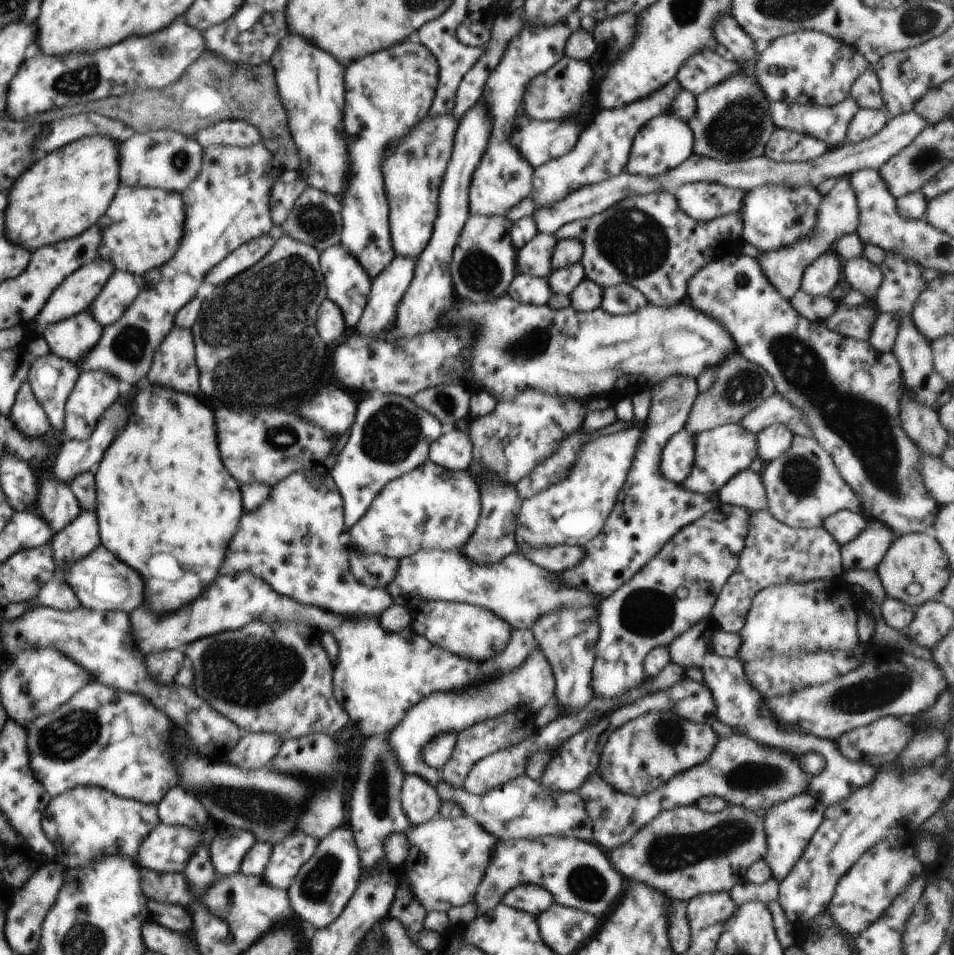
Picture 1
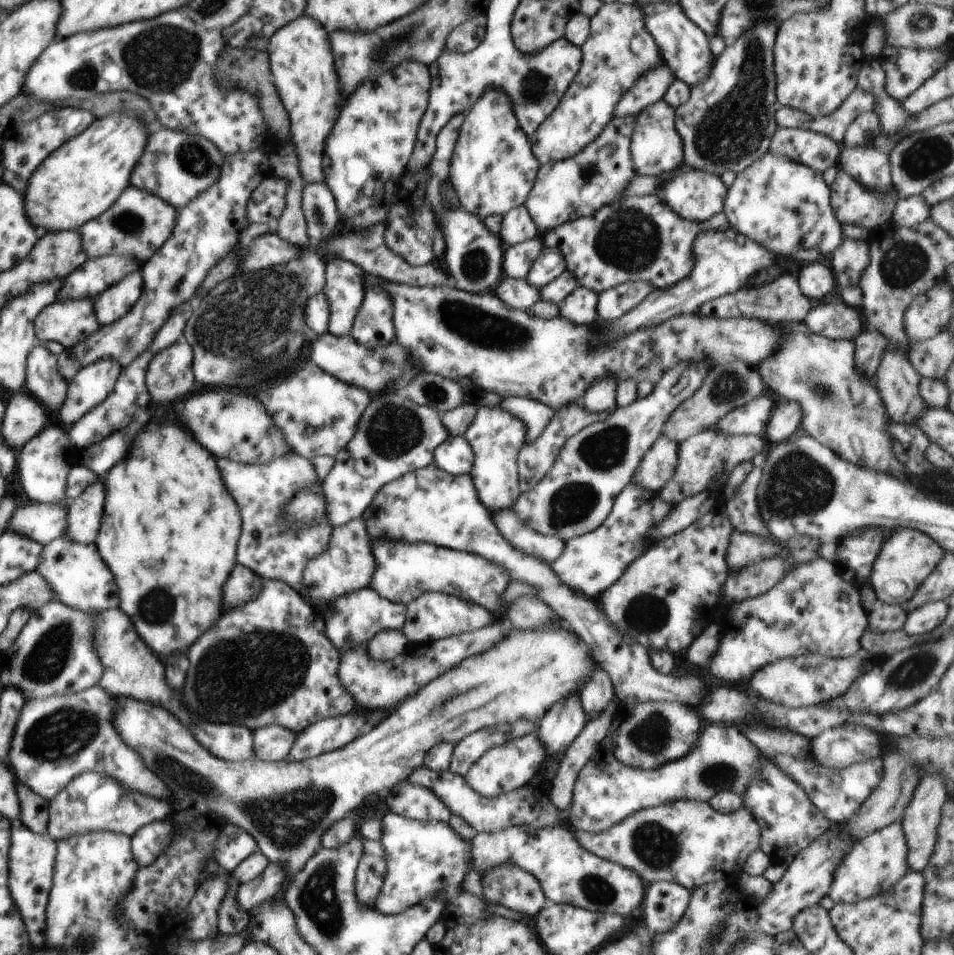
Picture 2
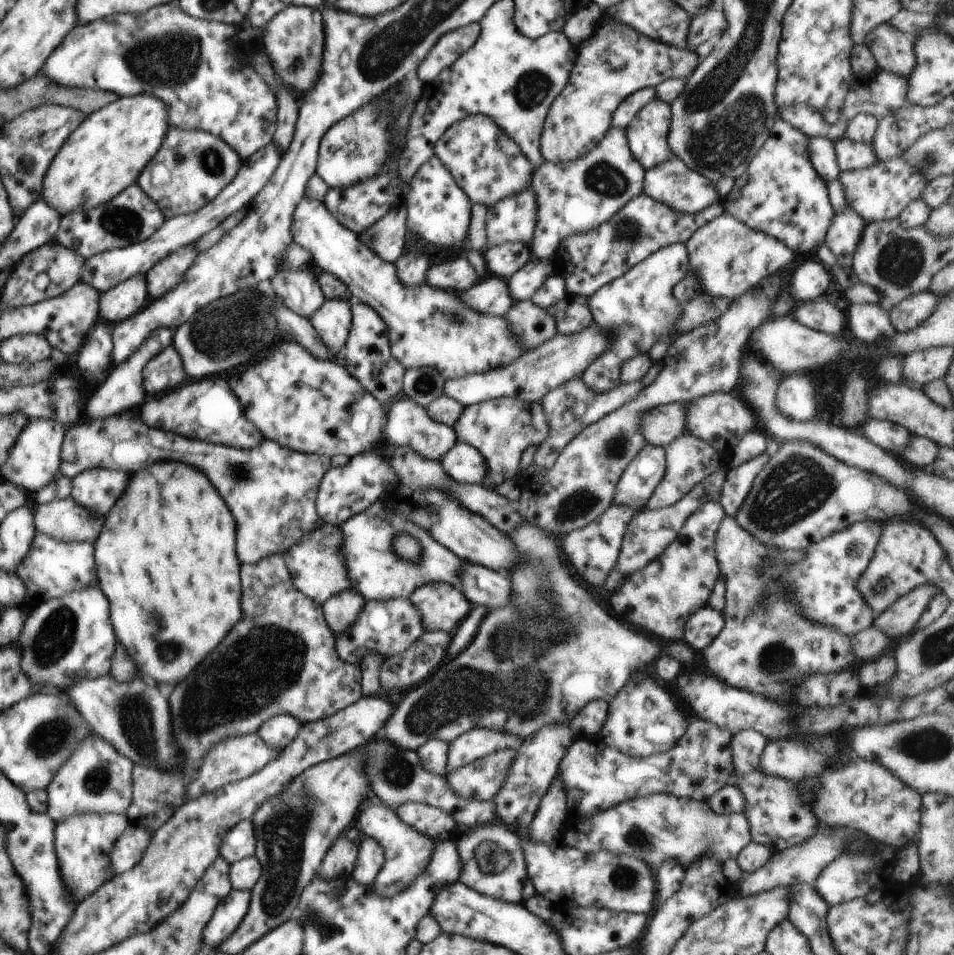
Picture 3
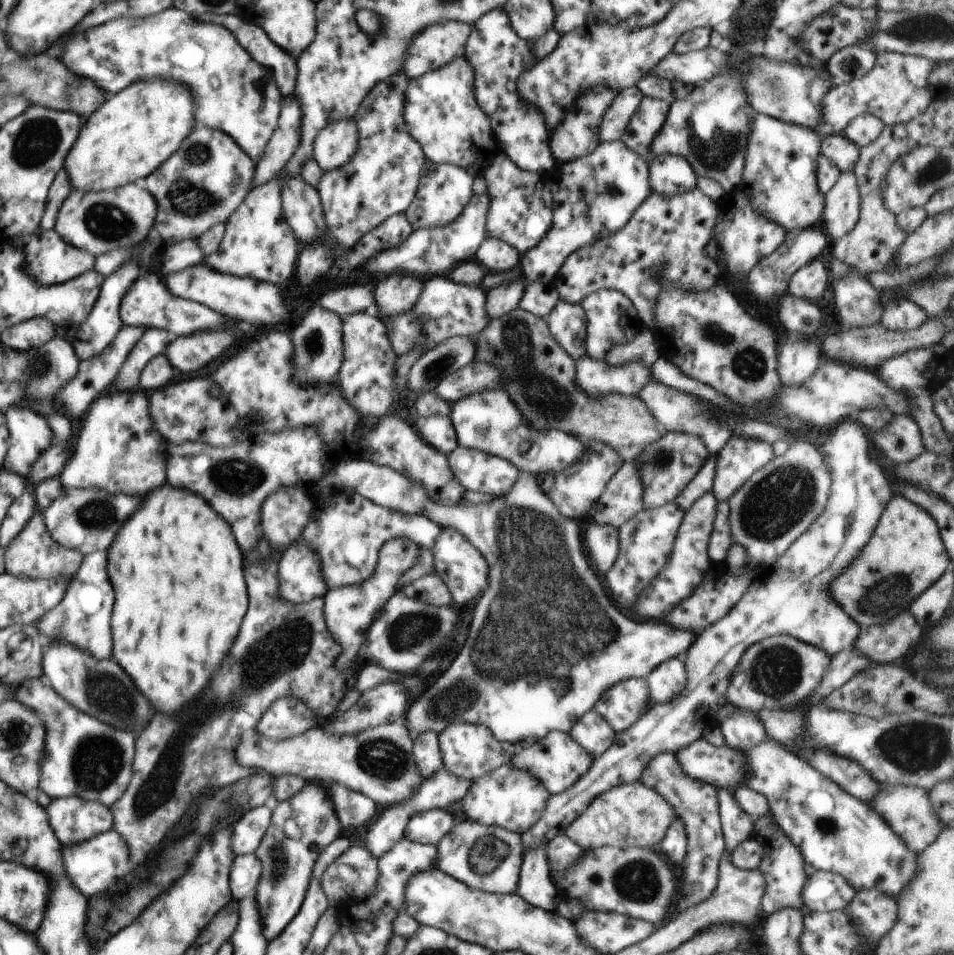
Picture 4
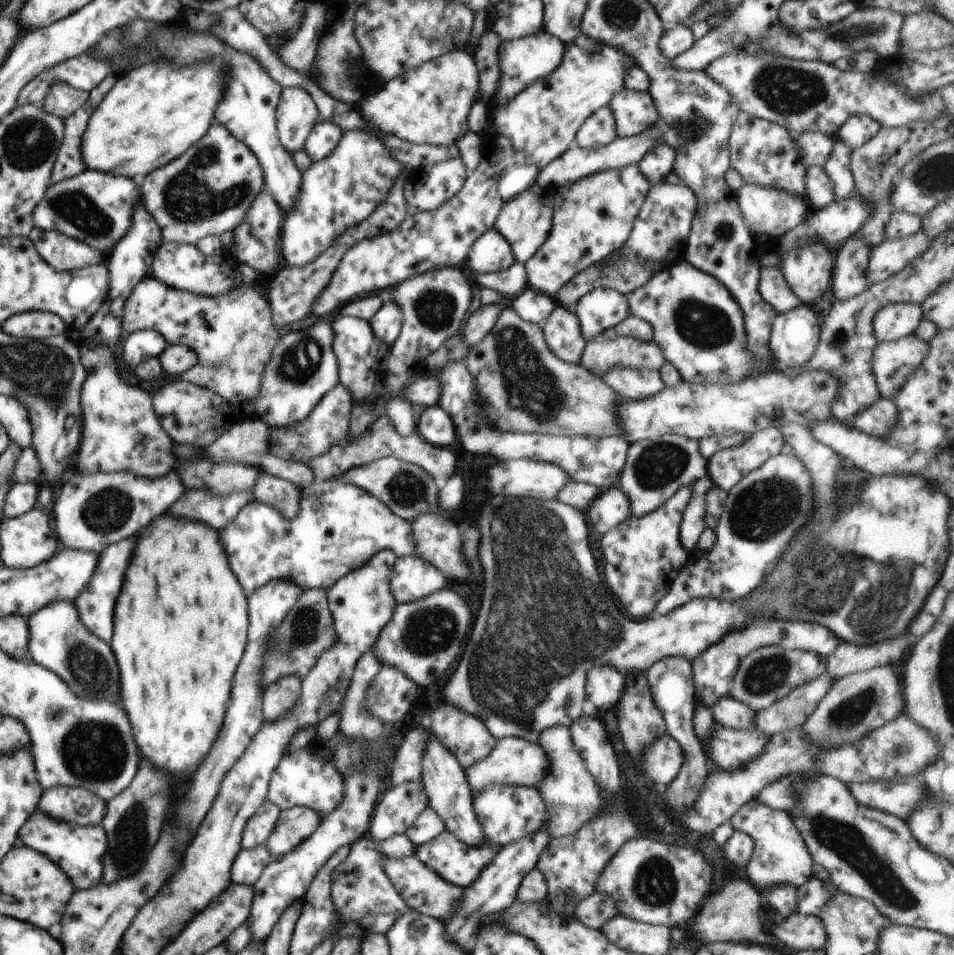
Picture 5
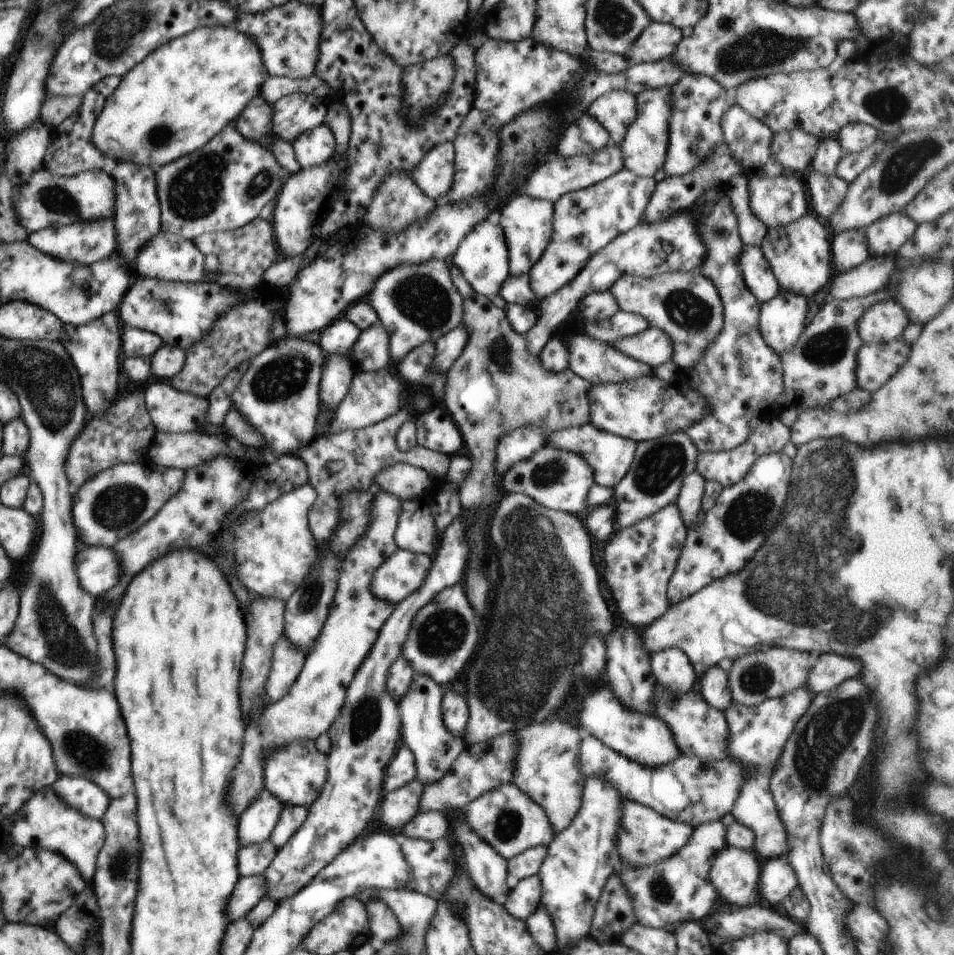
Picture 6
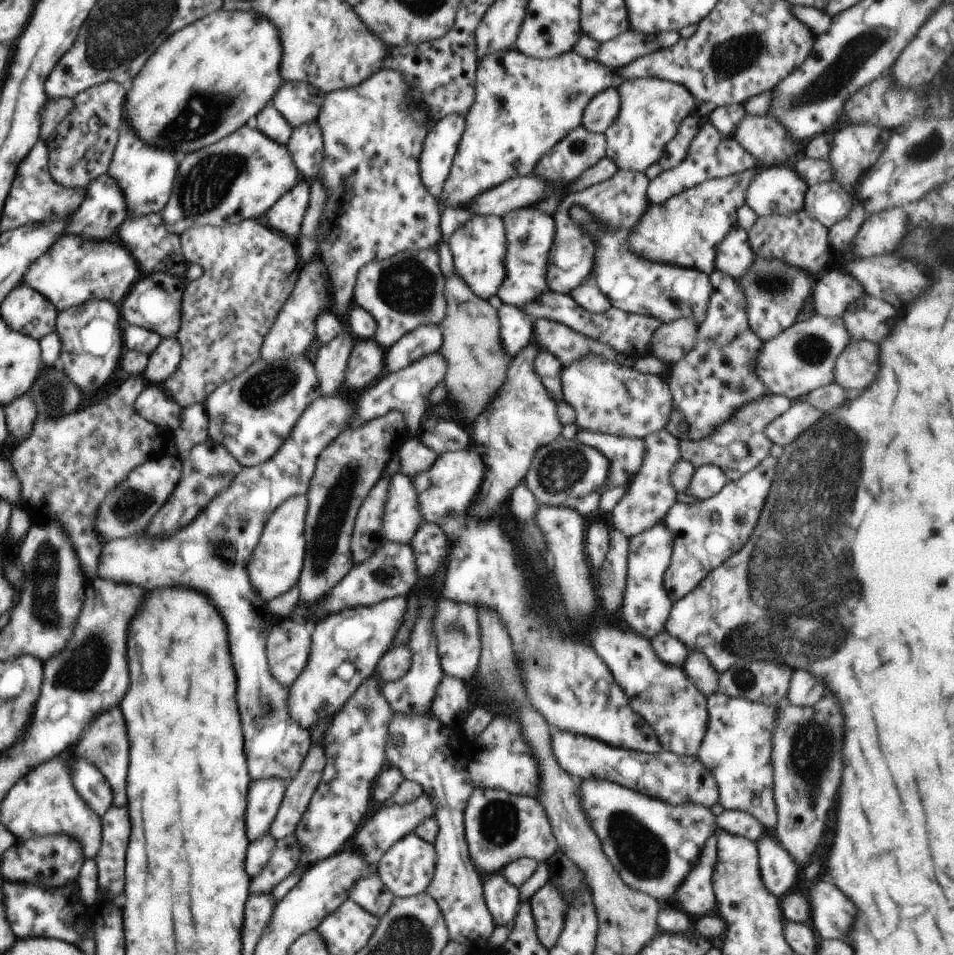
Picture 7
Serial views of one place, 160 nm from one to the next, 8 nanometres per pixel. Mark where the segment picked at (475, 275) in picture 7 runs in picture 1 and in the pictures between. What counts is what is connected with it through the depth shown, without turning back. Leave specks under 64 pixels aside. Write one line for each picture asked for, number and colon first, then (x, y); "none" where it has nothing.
1: (535, 258)
2: (517, 260)
3: (503, 260)
4: (495, 256)
5: (491, 253)
6: (483, 257)

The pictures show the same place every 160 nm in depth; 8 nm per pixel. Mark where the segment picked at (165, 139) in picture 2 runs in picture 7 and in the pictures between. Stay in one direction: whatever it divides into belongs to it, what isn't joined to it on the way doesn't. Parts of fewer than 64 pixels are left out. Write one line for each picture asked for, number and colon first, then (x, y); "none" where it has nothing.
3: (192, 167)
4: (202, 185)
5: (207, 192)
6: (223, 185)
7: (240, 177)

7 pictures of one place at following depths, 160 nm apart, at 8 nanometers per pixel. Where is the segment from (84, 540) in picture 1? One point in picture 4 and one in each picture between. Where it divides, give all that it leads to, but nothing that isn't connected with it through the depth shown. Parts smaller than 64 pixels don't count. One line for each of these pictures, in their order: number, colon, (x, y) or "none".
2: (84, 514)
3: (96, 490)
4: (119, 450)

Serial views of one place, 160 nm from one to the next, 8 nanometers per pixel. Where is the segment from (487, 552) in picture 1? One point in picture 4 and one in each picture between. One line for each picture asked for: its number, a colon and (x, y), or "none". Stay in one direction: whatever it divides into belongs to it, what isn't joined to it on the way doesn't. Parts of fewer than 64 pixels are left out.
2: (496, 437)
3: (502, 429)
4: (488, 421)

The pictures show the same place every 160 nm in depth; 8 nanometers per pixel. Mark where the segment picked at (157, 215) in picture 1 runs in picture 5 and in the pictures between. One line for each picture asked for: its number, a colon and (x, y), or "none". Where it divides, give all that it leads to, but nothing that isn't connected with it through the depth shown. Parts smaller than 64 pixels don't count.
2: (138, 223)
3: (131, 217)
4: (97, 222)
5: (96, 208)

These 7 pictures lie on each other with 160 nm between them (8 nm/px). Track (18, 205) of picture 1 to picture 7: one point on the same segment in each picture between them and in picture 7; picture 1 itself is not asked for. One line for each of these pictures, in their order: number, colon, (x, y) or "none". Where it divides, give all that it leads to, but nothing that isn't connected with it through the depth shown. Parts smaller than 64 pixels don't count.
2: (80, 180)
3: (105, 154)
4: (124, 140)
5: (153, 114)
6: (181, 95)
7: (204, 82)

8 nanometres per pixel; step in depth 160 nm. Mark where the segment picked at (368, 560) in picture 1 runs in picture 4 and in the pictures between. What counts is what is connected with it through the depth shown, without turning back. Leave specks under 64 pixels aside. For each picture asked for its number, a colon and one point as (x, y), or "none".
2: (347, 565)
3: (317, 567)
4: (301, 580)

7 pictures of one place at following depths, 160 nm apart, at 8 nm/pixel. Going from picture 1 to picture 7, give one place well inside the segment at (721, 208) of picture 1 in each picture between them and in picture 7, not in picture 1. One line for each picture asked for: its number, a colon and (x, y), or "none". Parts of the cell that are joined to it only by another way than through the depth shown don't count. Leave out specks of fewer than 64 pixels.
2: (695, 195)
3: (685, 190)
4: (669, 175)
5: (659, 162)
6: (645, 144)
7: (652, 109)

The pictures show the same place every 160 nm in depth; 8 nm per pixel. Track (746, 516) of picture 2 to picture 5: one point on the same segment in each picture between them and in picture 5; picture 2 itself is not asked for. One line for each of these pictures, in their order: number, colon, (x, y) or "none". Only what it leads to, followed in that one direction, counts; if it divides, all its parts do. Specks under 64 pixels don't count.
3: (738, 481)
4: (740, 458)
5: (726, 468)

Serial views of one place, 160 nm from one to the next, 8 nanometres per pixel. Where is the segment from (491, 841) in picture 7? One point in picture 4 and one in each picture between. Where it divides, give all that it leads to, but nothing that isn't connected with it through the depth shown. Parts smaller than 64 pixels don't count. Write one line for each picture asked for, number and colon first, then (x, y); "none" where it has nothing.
4: (508, 797)
5: (507, 814)
6: (506, 818)

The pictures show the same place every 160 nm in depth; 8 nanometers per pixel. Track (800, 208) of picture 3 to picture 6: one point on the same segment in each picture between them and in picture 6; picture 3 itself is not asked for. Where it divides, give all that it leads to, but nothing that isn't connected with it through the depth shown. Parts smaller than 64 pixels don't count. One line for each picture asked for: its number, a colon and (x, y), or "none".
4: (780, 171)
5: (761, 151)
6: (748, 139)

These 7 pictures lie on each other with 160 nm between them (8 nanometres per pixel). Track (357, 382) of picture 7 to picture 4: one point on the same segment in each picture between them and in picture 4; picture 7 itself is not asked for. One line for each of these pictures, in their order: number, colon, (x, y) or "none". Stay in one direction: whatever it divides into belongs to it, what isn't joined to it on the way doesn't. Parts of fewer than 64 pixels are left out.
4: (398, 293)
5: (386, 324)
6: (372, 349)

